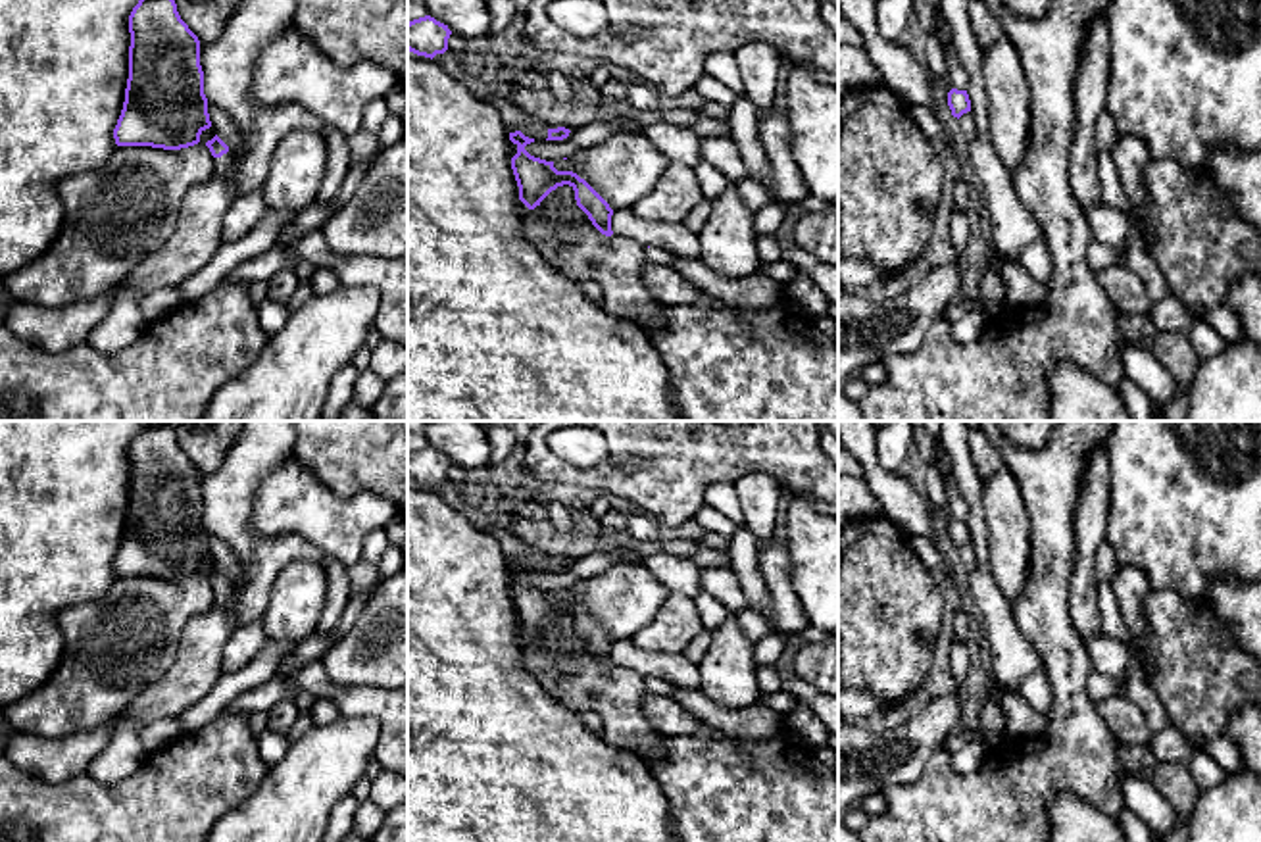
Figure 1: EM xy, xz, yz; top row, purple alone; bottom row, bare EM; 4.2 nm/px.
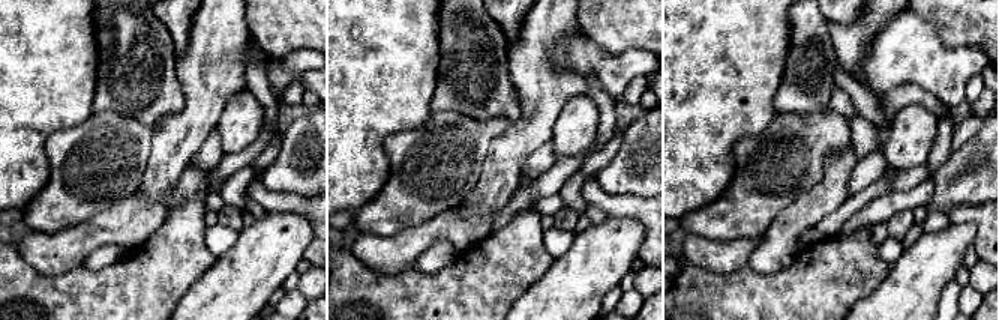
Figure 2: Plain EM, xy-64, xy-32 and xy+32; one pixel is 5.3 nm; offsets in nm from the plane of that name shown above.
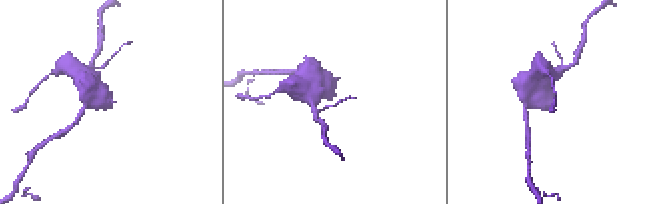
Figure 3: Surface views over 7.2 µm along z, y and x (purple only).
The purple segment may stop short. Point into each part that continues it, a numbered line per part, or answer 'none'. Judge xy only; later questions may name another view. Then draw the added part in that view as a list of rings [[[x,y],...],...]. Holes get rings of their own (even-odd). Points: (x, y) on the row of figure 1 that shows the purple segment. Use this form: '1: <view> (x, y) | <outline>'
1: xy (223, 166) | [[[229,148],[229,152],[223,154],[221,158],[213,158],[215,171],[219,175],[231,175],[233,173],[233,160],[235,160],[235,150],[233,148]]]

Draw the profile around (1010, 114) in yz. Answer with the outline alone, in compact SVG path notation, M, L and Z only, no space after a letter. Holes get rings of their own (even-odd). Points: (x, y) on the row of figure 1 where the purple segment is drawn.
M1005 35L982 50L982 73L988 94L990 142L1015 179L1026 156L1032 110L1025 65Z

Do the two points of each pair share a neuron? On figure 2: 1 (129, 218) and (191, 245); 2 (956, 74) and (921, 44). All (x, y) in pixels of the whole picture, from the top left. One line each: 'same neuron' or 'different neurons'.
1: different neurons
2: same neuron

